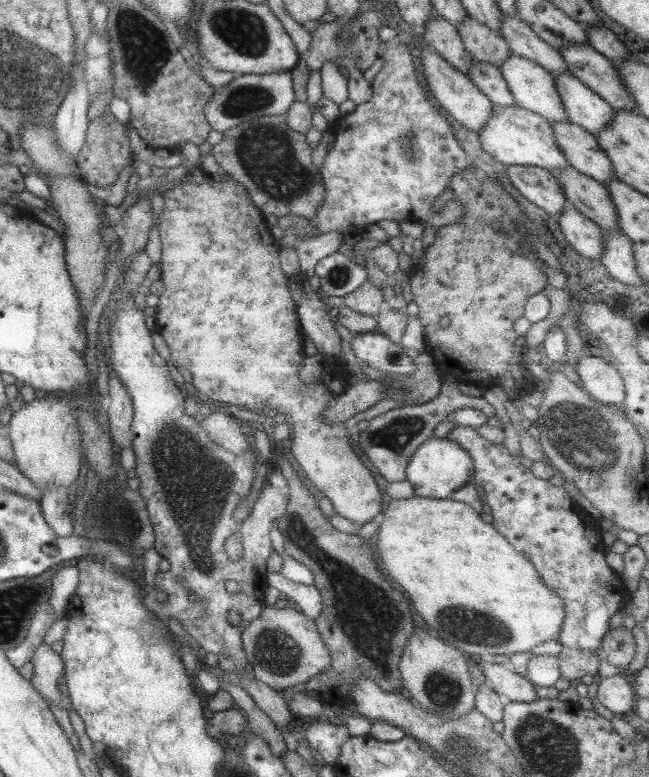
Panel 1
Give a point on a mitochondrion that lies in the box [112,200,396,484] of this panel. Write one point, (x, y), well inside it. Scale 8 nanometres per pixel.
(338, 276)

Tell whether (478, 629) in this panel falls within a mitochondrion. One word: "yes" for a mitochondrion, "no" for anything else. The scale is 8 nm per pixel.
yes

